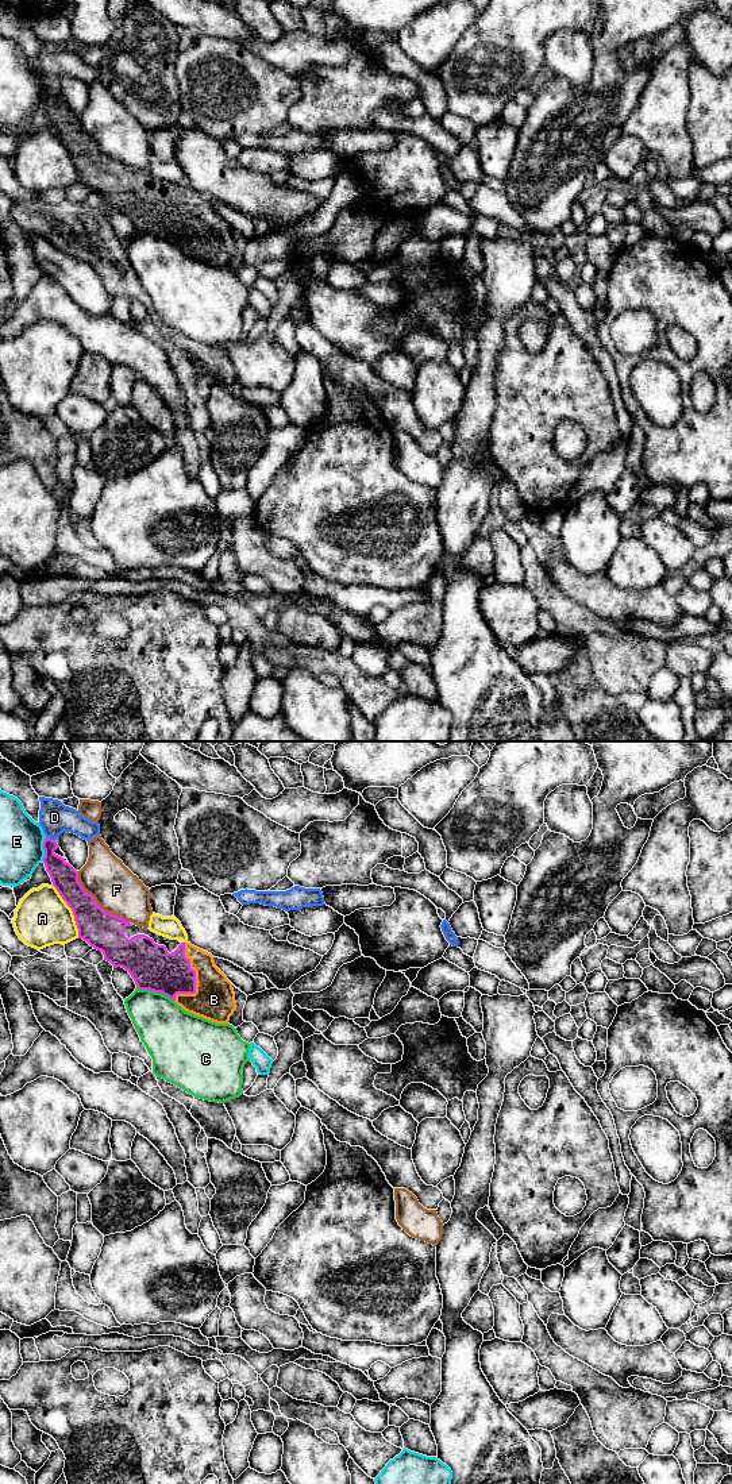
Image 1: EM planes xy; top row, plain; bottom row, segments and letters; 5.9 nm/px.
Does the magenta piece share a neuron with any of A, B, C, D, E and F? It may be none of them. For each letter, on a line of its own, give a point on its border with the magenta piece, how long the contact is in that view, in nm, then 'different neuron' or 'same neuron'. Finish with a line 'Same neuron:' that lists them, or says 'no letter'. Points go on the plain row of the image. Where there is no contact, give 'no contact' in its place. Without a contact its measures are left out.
A: contact xy (72, 154); length 340 nm; different neuron
B: contact xy (195, 223); length 360 nm; same neuron
C: contact xy (155, 235); length 240 nm; different neuron
D: contact xy (50, 83); length 60 nm; different neuron
E: contact xy (43, 92); length 150 nm; different neuron
F: contact xy (96, 147); length 440 nm; different neuron
Same neuron: B

